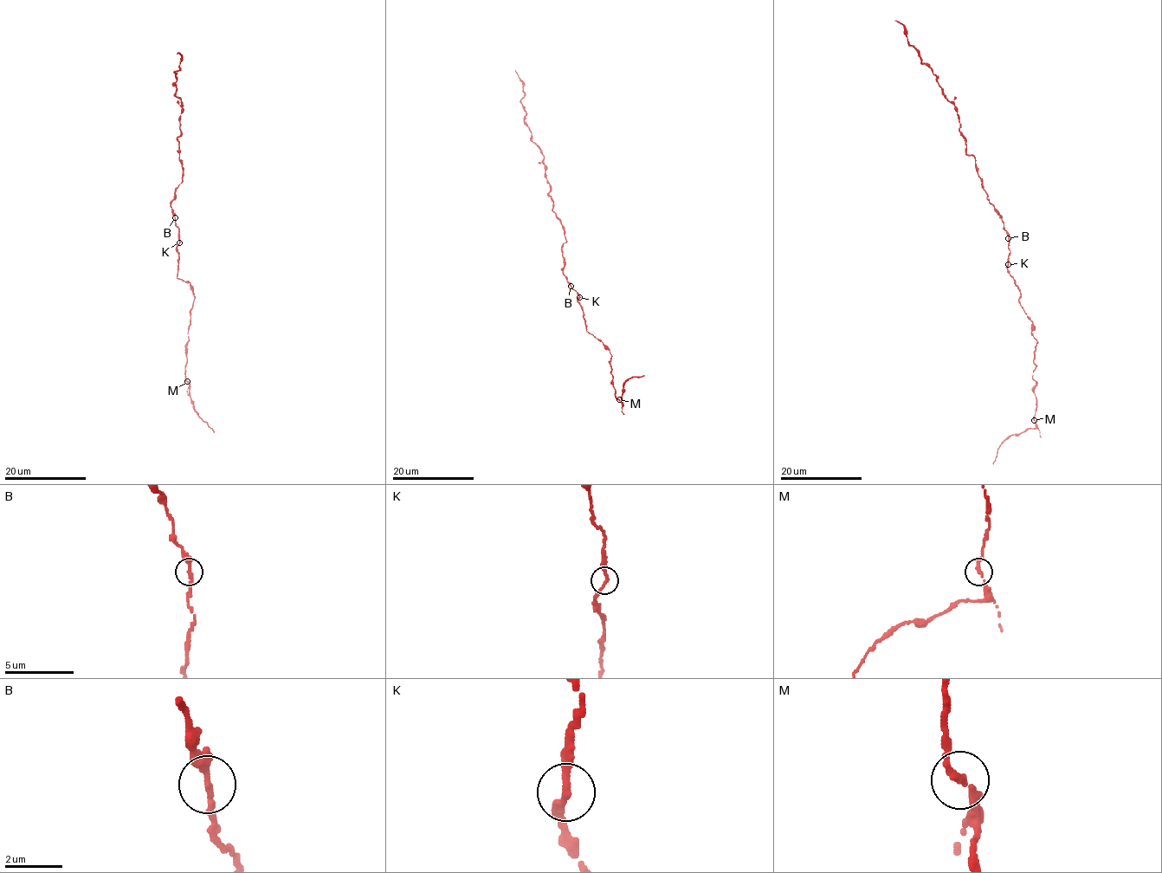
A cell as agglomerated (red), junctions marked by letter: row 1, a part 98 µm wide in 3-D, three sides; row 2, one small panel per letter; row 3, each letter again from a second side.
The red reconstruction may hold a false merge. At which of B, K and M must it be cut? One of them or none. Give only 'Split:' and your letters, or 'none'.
Split: none

